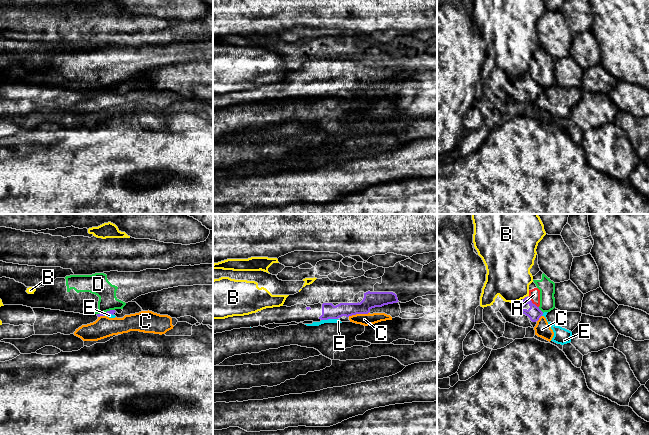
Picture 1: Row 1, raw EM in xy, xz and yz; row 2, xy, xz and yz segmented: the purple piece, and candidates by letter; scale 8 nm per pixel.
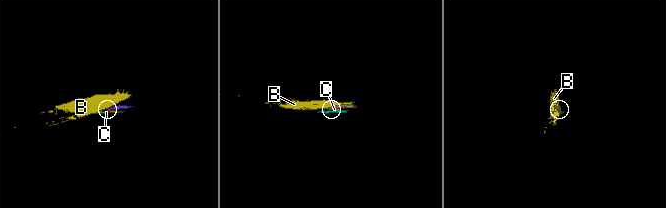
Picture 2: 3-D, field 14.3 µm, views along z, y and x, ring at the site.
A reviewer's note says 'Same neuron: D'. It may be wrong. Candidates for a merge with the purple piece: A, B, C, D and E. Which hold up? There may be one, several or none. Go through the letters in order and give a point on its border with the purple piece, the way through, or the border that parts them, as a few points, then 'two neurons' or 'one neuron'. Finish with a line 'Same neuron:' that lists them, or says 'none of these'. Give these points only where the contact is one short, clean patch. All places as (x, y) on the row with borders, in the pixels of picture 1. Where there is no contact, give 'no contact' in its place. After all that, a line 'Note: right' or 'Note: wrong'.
A: yz (532, 303) | along yz (529, 297), (538, 307) | two neurons
B: yz (524, 298) | two neurons
C: xz (358, 313) | two neurons
D: xy (105, 312) | along xy (114, 309), (97, 314) | two neurons
E: xz (329, 318) | along xz (337, 318), (321, 320) | two neurons
Same neuron: none of these
Note: wrong

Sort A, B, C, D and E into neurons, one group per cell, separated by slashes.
A D / B / C E

